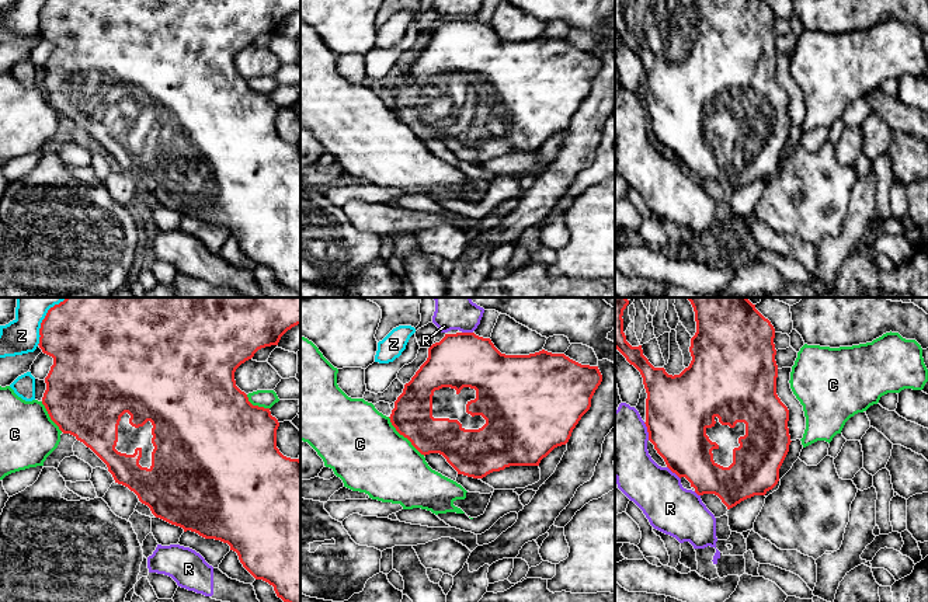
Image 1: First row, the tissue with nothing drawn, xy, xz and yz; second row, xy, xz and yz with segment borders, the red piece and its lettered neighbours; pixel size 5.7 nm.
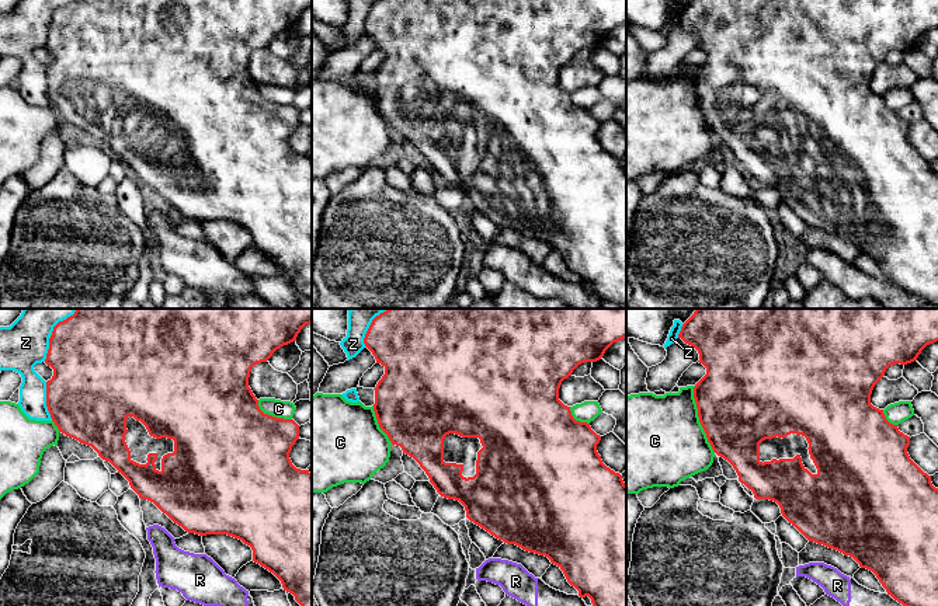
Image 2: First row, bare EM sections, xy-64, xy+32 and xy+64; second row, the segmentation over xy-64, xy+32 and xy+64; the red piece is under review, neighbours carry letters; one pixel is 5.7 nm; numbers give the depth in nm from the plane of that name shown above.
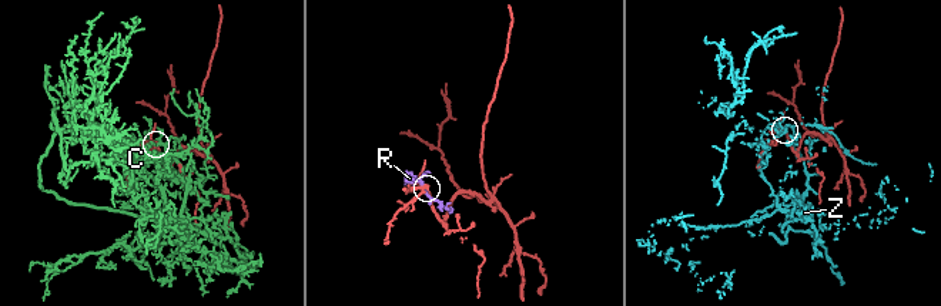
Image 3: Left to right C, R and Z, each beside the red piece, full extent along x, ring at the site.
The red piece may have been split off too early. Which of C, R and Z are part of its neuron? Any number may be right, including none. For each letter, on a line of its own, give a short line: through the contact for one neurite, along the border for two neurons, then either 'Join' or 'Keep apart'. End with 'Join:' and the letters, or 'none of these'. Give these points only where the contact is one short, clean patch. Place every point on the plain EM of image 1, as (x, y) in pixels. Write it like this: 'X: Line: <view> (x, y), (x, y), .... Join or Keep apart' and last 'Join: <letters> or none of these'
C: Keep apart
R: Keep apart
Z: Keep apart
Join: none of these

